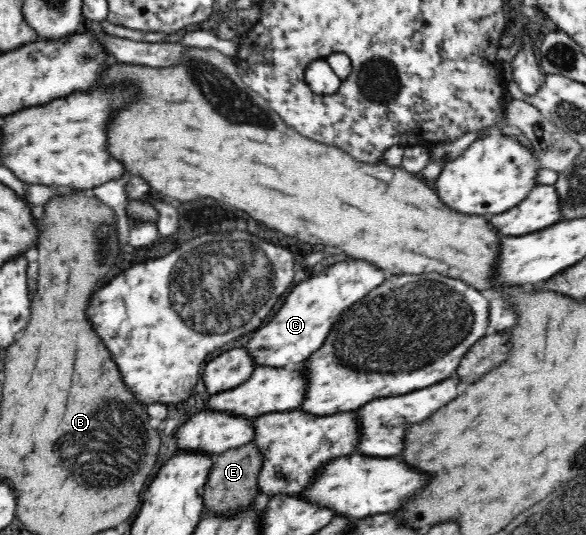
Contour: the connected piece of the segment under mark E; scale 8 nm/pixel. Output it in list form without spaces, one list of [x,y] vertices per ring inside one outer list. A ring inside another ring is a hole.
[[[247,442],[237,449],[229,449],[214,458],[213,467],[205,485],[204,504],[215,514],[234,512],[237,508],[244,508],[256,499],[259,488],[258,479],[261,467],[265,461],[265,454],[259,451],[257,444]]]

